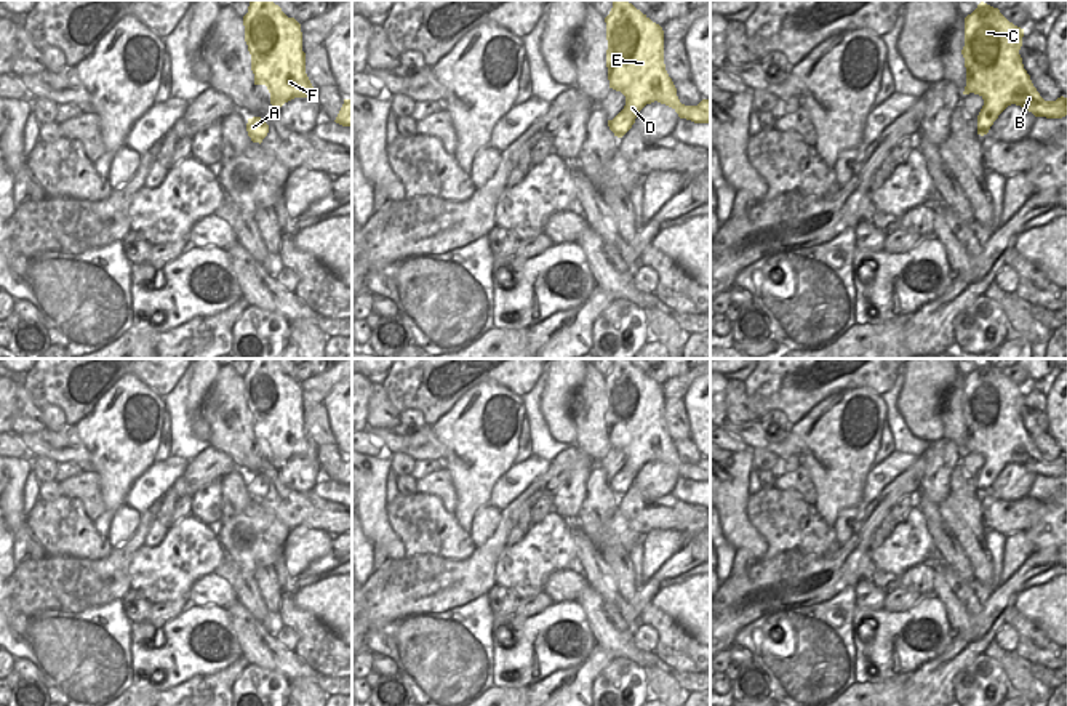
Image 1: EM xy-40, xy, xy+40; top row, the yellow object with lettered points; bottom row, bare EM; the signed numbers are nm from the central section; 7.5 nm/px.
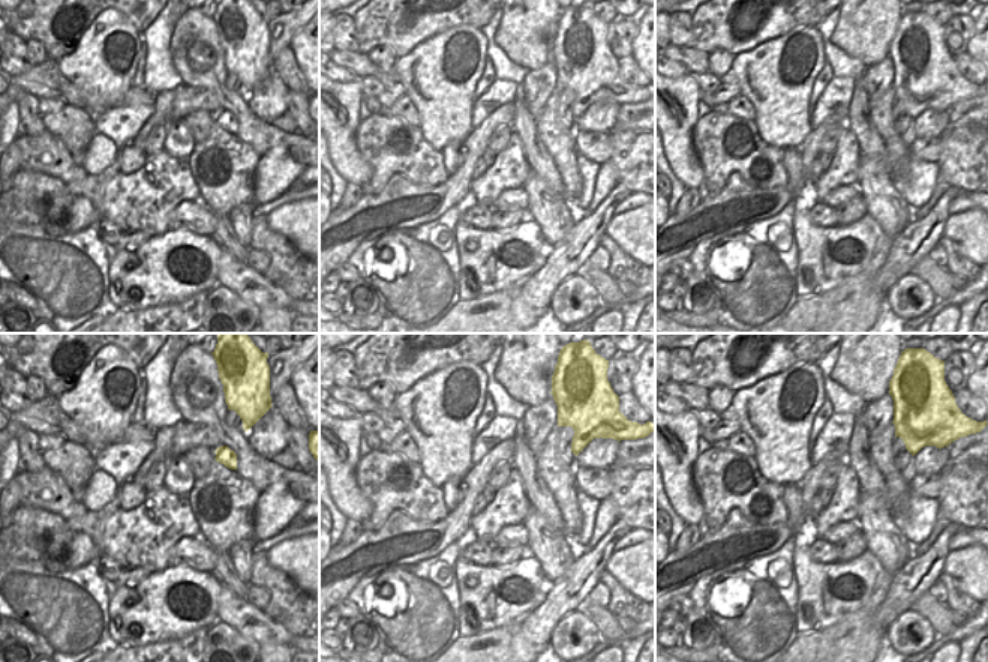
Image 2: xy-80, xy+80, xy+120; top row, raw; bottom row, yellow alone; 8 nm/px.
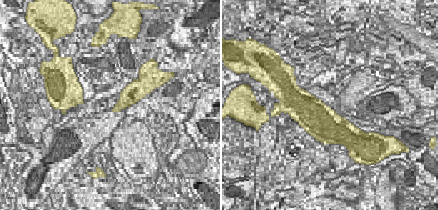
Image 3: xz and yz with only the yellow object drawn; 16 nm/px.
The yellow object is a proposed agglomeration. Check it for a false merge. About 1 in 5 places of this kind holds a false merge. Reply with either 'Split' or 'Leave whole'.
Leave whole

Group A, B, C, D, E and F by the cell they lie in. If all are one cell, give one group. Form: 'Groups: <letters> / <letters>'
Groups: A B C D E F

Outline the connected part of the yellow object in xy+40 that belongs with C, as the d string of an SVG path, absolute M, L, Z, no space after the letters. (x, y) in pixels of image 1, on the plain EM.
M984 360L965 376L966 426L963 453L979 453L984 464L977 474L977 493L989 491L998 474L1011 463L1021 464L1035 475L1062 477L1067 474L1067 456L1045 459L1024 427L1019 408L1024 387L1009 381L998 367Z

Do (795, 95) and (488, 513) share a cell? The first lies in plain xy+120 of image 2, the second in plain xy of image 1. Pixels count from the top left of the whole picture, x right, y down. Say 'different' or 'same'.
different

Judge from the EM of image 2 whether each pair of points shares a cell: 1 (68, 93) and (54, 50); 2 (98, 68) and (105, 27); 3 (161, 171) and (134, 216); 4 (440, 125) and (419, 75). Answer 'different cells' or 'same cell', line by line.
1: different cells
2: same cell
3: same cell
4: same cell

